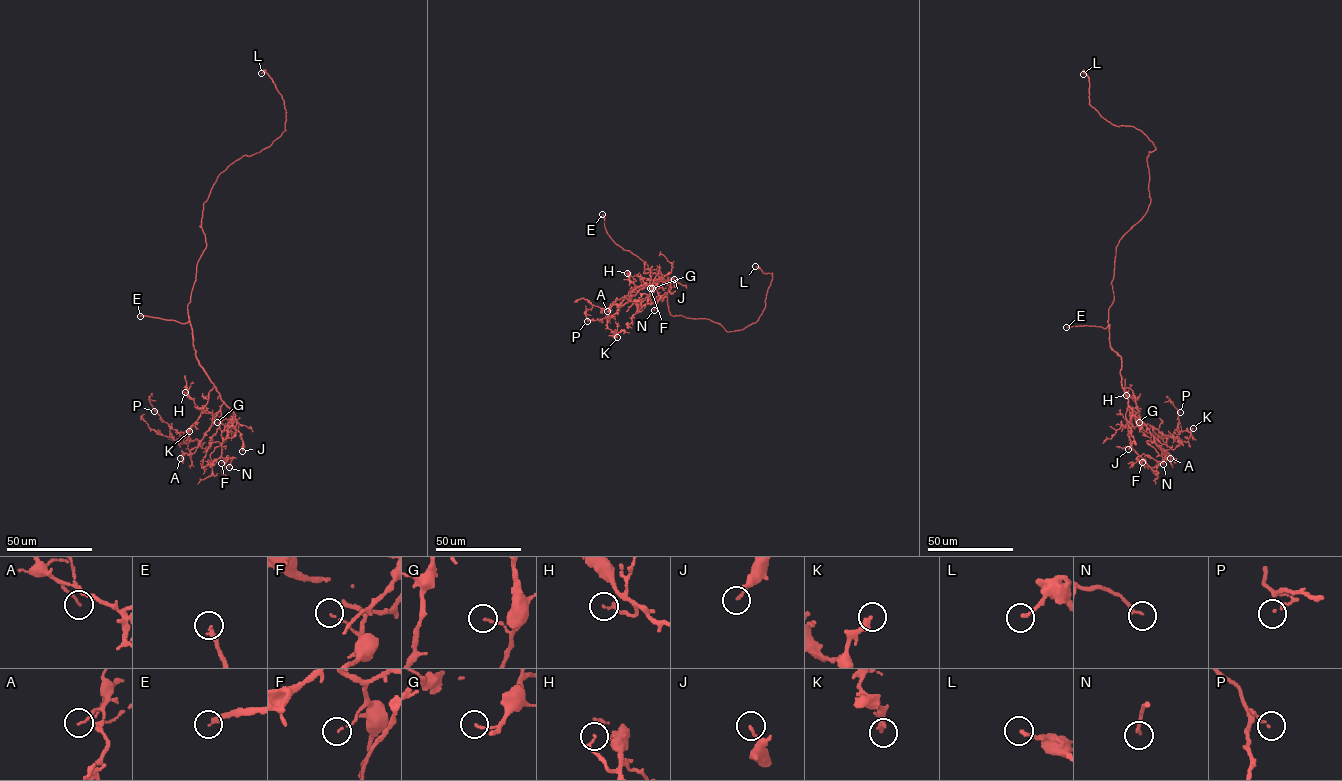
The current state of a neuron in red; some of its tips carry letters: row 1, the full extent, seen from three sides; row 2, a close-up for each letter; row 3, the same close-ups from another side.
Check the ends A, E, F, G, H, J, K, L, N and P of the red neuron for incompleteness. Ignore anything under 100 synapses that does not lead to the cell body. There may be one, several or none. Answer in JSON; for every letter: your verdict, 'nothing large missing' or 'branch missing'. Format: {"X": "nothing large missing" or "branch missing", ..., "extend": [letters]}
{"A": "nothing large missing", "E": "branch missing", "F": "nothing large missing", "G": "nothing large missing", "H": "nothing large missing", "J": "nothing large missing", "K": "nothing large missing", "L": "nothing large missing", "N": "nothing large missing", "P": "nothing large missing", "extend": ["E"]}

